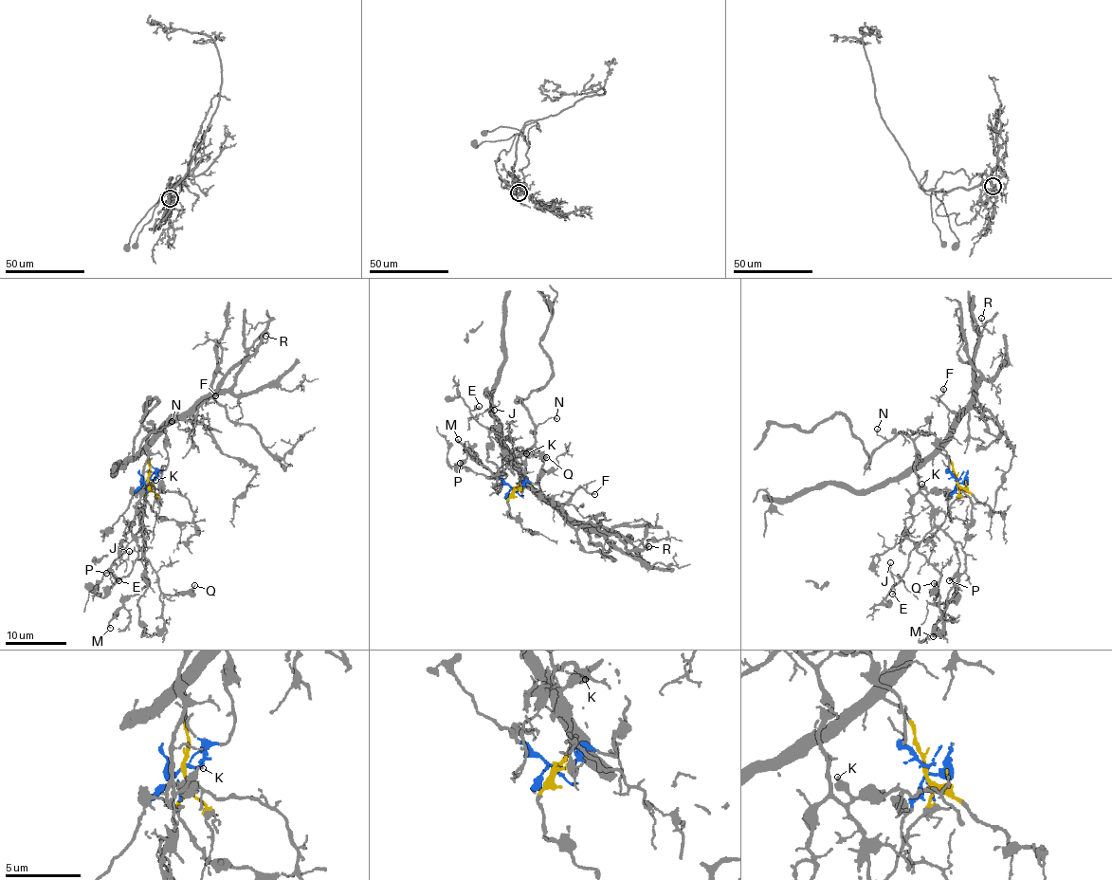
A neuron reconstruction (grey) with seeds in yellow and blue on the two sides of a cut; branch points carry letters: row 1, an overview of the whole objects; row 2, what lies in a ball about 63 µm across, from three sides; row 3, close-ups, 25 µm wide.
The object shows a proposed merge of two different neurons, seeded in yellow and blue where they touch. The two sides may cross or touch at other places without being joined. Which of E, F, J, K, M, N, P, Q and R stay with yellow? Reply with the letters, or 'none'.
F, R

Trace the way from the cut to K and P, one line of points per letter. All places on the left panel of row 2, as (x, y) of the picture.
K: (148, 480), (163, 470), (168, 457), (165, 431), (161, 428), (147, 439), (144, 488), (155, 479)
P: (148, 480), (168, 463), (161, 428), (146, 442), (149, 457), (139, 519), (144, 545), (126, 576), (106, 574)

